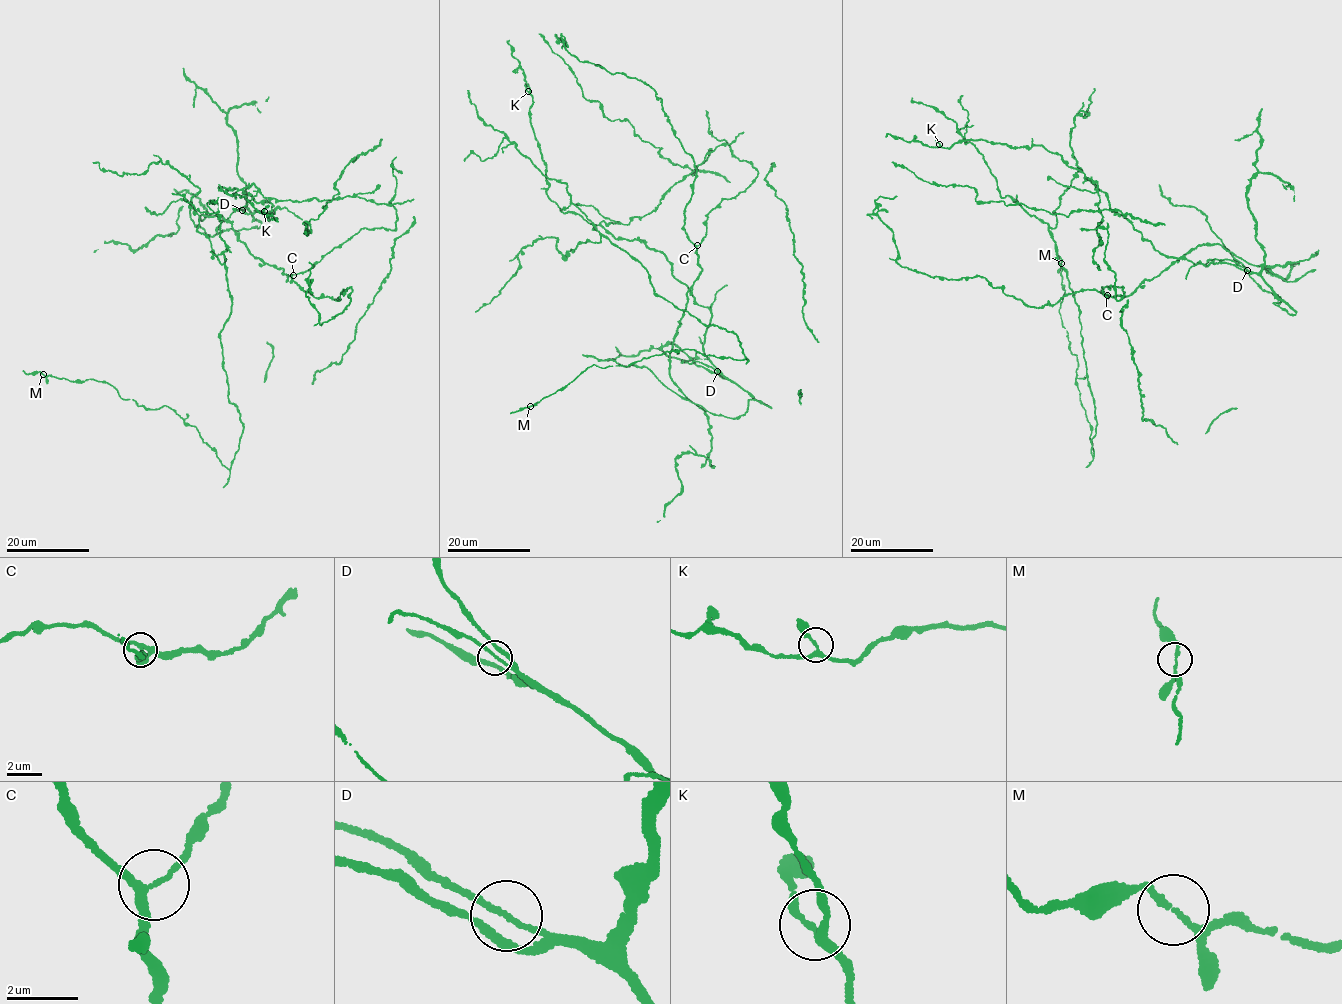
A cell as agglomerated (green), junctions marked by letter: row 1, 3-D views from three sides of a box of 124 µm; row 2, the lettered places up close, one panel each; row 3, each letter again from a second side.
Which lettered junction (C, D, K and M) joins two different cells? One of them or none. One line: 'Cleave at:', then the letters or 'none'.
Cleave at: none

